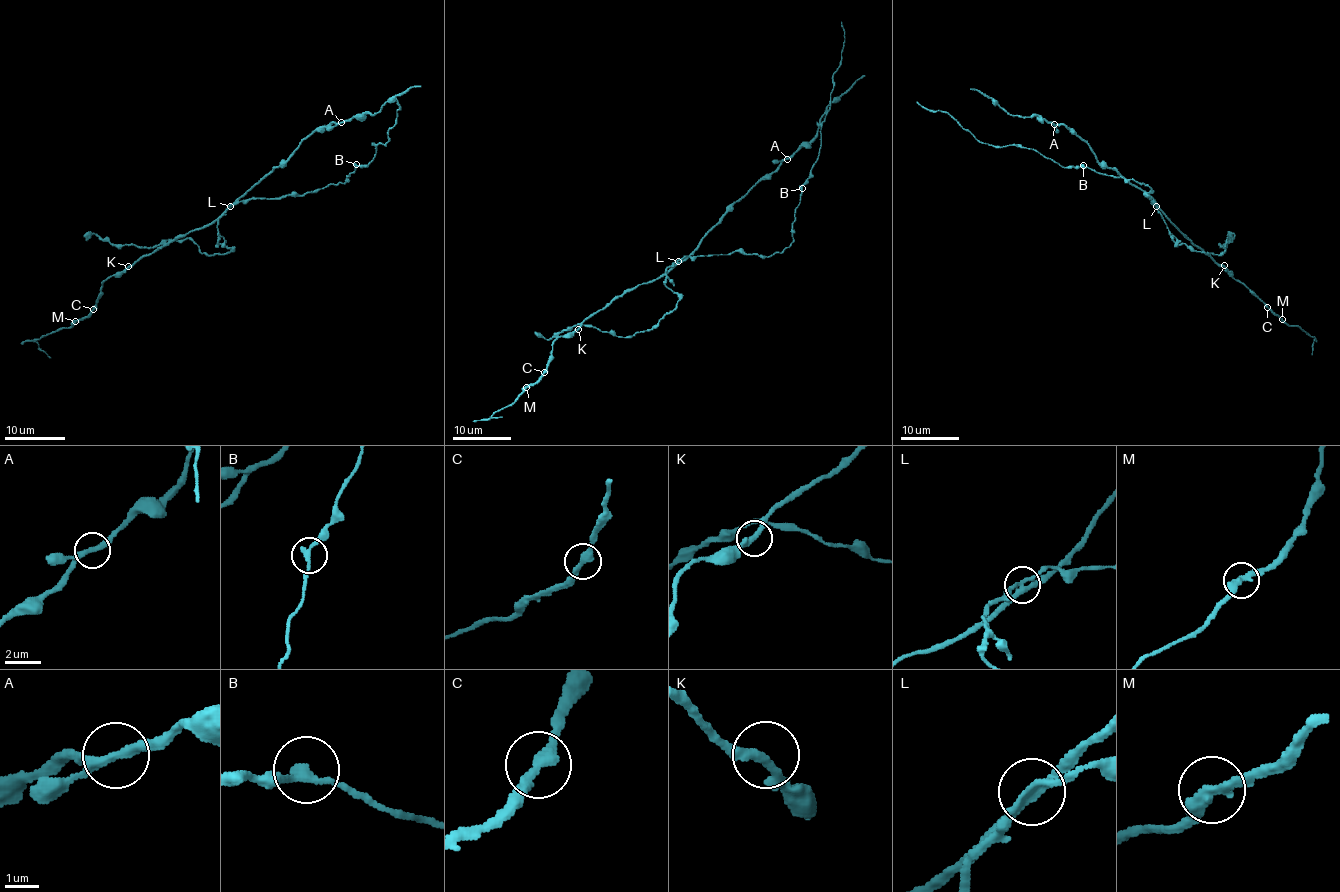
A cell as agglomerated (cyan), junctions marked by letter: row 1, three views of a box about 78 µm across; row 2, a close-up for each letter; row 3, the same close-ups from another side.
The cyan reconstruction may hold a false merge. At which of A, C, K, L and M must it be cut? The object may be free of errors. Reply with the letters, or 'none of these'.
L

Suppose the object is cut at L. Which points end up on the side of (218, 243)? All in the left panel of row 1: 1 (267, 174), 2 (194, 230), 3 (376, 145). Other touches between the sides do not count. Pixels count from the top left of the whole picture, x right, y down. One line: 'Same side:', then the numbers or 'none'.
Same side: 3

